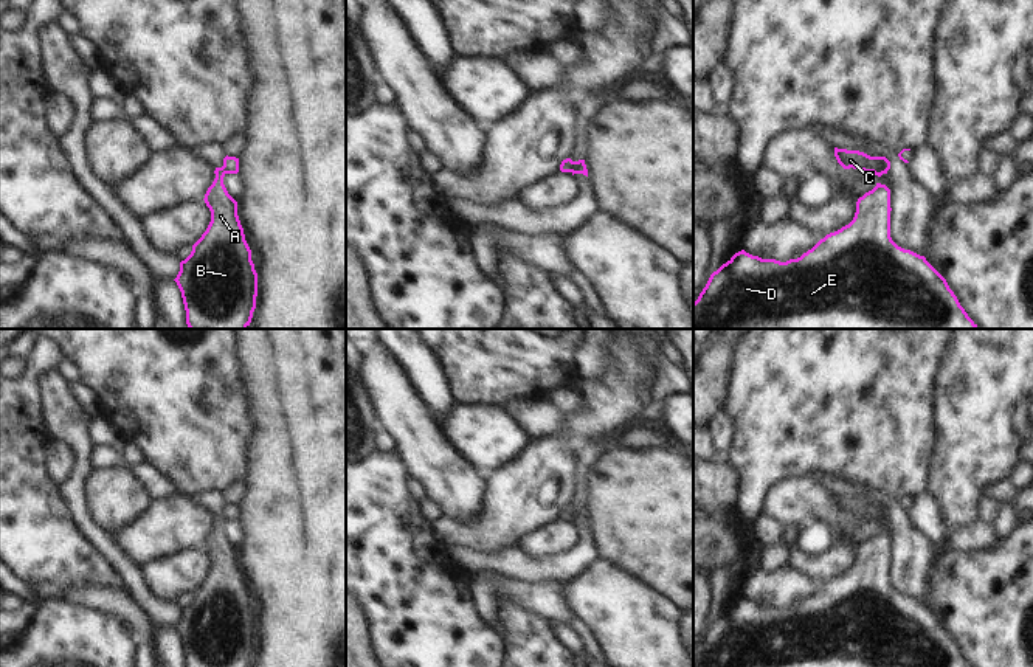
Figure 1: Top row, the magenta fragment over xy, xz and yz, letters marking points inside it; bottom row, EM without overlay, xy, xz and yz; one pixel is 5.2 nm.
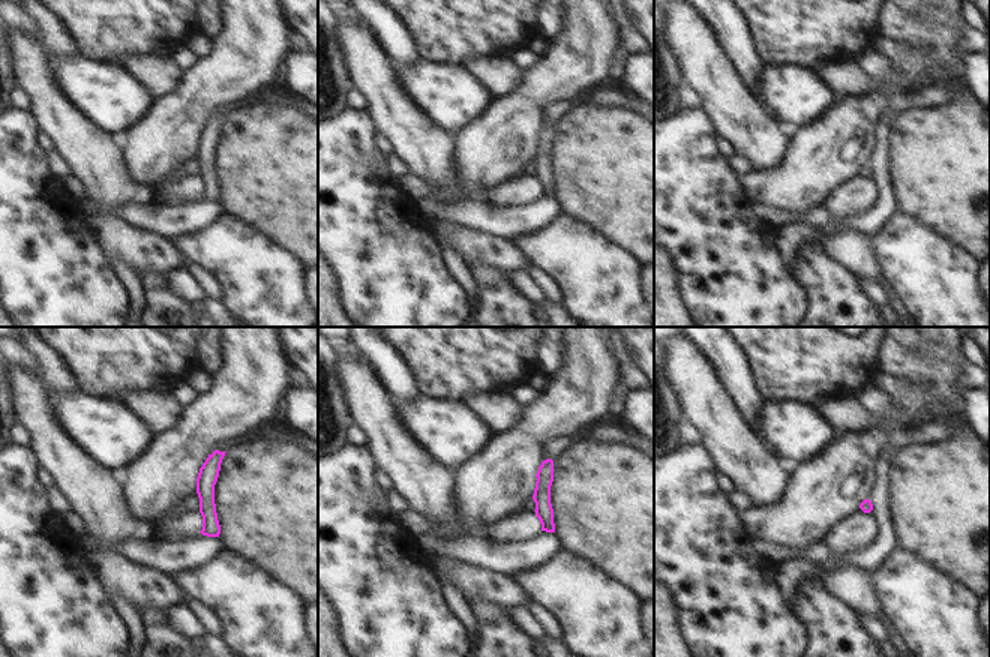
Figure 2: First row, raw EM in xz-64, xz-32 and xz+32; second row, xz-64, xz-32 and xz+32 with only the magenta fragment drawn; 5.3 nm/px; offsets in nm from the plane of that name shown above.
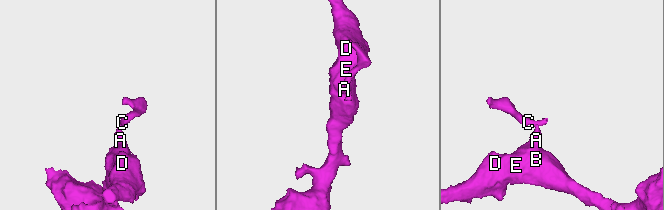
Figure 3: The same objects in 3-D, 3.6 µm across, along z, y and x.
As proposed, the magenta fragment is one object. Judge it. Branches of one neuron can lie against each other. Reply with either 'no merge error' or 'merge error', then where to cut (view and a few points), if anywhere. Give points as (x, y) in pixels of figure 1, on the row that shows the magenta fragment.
merge error; cut xz (571, 162), (573, 171)

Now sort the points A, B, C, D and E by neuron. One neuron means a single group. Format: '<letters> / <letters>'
A B D E / C

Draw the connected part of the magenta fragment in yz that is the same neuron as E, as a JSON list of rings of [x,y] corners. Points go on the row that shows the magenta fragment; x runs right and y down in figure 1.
[[[886,185],[856,202],[853,220],[827,234],[797,259],[762,259],[745,250],[713,271],[693,302],[693,329],[979,329],[960,306],[946,279],[890,237],[890,189]]]

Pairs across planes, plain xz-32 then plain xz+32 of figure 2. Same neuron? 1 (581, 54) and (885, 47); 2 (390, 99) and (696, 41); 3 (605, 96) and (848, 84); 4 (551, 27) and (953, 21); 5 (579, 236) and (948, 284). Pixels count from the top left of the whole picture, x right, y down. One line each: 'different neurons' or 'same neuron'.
1: same neuron
2: same neuron
3: same neuron
4: same neuron
5: same neuron

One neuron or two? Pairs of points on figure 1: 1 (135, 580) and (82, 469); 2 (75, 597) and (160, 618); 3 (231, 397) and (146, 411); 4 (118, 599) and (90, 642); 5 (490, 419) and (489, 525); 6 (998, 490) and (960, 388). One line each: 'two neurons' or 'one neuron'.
1: one neuron
2: two neurons
3: one neuron
4: two neurons
5: two neurons
6: two neurons

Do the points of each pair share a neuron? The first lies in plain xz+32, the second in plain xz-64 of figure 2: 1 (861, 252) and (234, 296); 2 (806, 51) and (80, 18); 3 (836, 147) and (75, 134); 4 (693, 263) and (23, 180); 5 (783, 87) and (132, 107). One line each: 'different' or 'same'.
1: different
2: same
3: different
4: same
5: same

